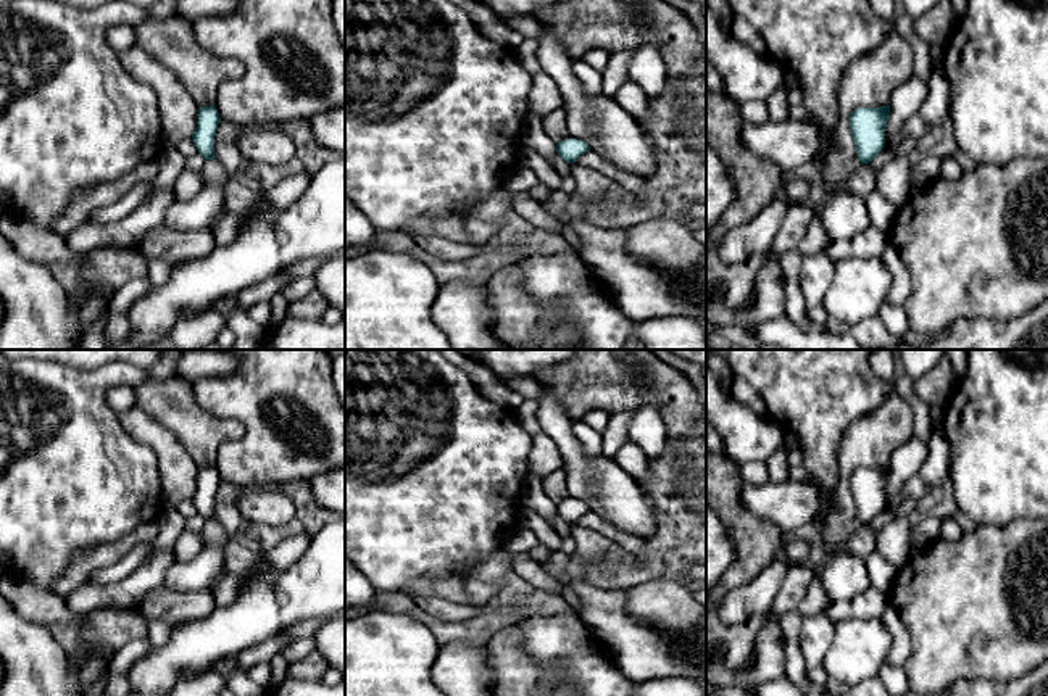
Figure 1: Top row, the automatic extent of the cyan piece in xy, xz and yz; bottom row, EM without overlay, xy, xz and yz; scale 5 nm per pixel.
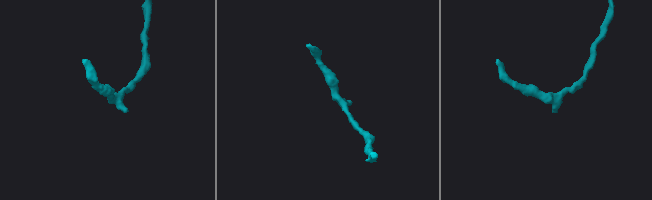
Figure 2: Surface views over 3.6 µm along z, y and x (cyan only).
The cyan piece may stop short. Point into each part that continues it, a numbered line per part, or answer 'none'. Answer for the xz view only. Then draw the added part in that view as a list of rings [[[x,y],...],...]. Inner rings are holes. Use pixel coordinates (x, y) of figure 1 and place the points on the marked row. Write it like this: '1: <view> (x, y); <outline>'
none

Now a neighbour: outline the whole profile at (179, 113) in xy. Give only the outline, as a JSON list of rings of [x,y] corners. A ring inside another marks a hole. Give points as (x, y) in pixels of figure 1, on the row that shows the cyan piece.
[[[137,45],[119,52],[118,58],[134,79],[155,90],[164,143],[176,147],[184,139],[192,137],[198,124],[200,108],[174,72]]]

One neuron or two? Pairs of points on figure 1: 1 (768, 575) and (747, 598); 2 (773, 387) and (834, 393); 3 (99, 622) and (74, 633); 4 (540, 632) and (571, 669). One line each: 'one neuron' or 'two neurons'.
1: one neuron
2: one neuron
3: one neuron
4: one neuron

